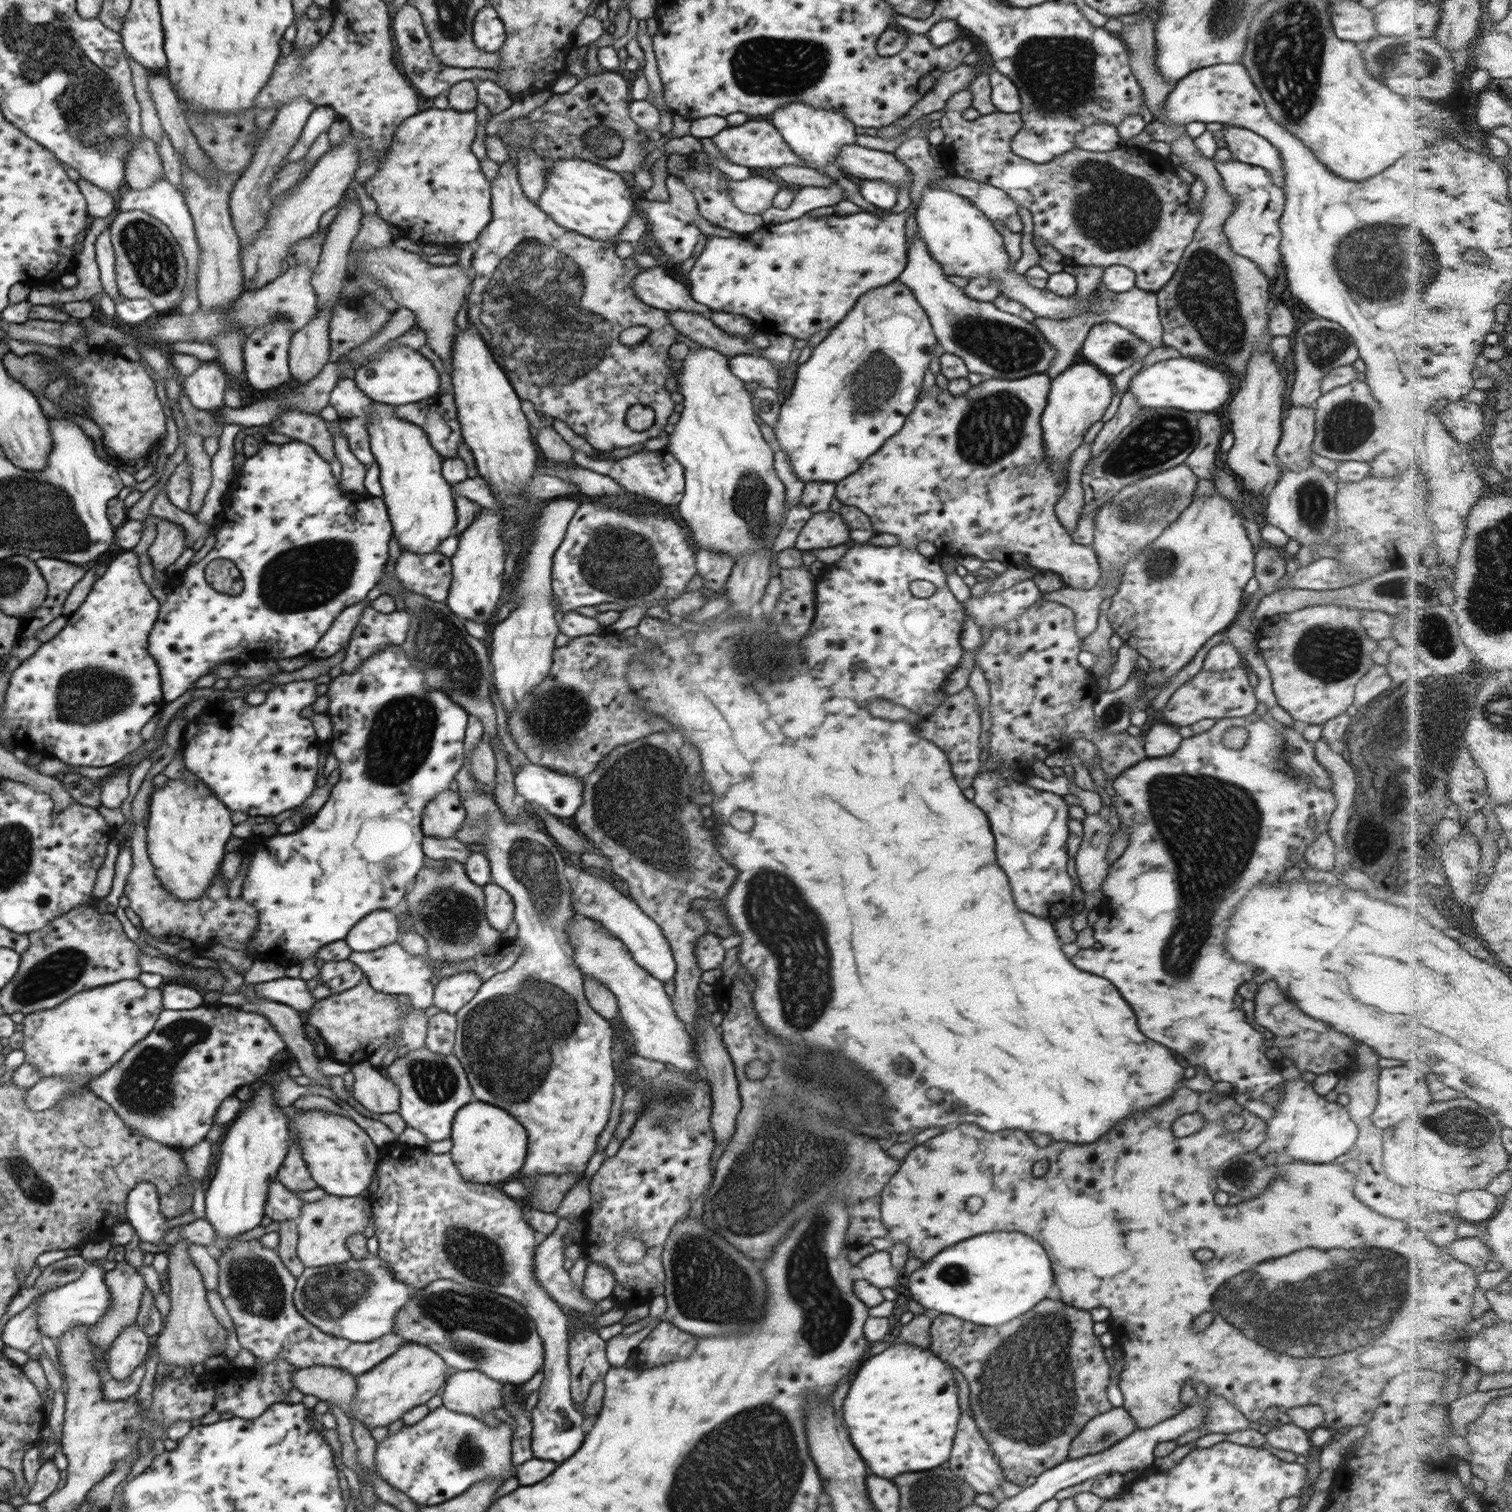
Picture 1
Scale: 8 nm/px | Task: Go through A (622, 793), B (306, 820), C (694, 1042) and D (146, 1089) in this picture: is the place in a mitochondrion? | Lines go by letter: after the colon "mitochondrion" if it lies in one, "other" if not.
A: mitochondrion
B: other
C: other
D: mitochondrion

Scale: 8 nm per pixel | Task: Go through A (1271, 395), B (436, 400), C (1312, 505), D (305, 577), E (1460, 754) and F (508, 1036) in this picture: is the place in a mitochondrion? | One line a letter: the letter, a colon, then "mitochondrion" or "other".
A: other
B: other
C: mitochondrion
D: mitochondrion
E: other
F: mitochondrion

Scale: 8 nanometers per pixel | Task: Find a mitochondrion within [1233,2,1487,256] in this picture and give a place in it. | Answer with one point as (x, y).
(1398, 52)

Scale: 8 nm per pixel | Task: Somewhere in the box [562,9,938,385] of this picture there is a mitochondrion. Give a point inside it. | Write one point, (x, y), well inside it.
(763, 66)

